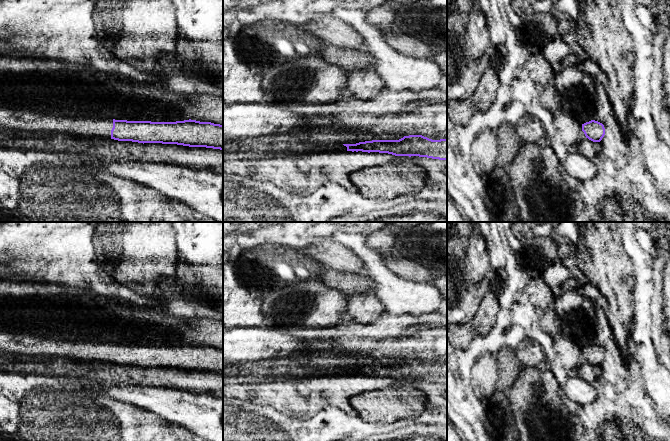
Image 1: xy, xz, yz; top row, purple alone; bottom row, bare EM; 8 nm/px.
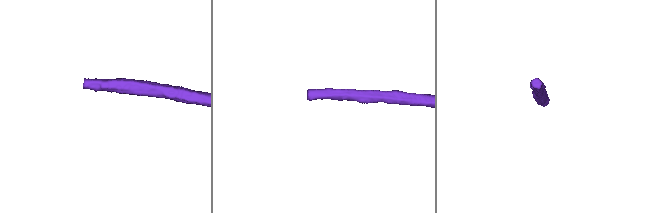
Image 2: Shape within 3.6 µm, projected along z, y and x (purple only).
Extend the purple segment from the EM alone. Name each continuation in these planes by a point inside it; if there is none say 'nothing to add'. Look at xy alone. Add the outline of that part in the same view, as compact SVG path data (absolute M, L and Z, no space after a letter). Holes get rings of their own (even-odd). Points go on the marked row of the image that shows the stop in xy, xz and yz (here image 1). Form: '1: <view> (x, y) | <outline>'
1: xy (19, 120) | M0 108L0 127L30 136L69 134L81 138L111 139L113 119L63 117L24 109Z

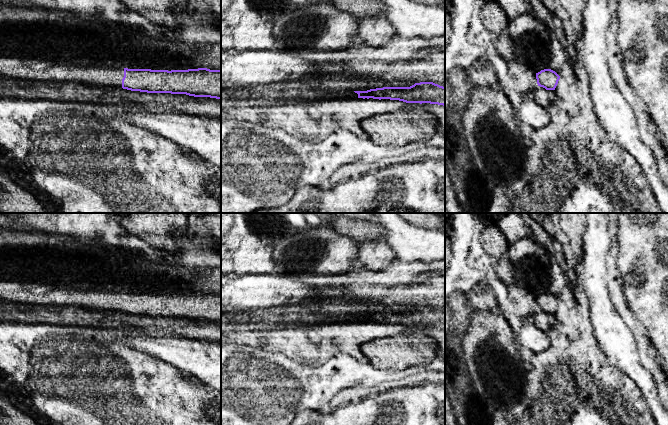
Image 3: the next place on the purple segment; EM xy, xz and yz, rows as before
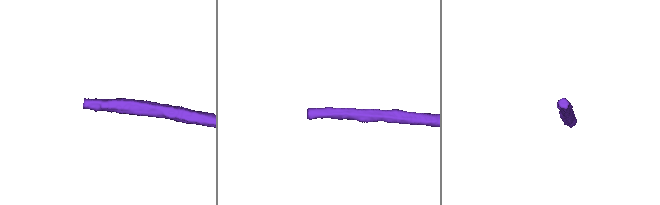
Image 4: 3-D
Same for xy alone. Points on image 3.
1: xy (45, 72) | M0 56L0 75L29 82L39 82L43 86L70 83L79 83L93 87L116 87L122 88L124 67L102 67L102 66L75 66L56 61L40 60L36 58L7 57Z

